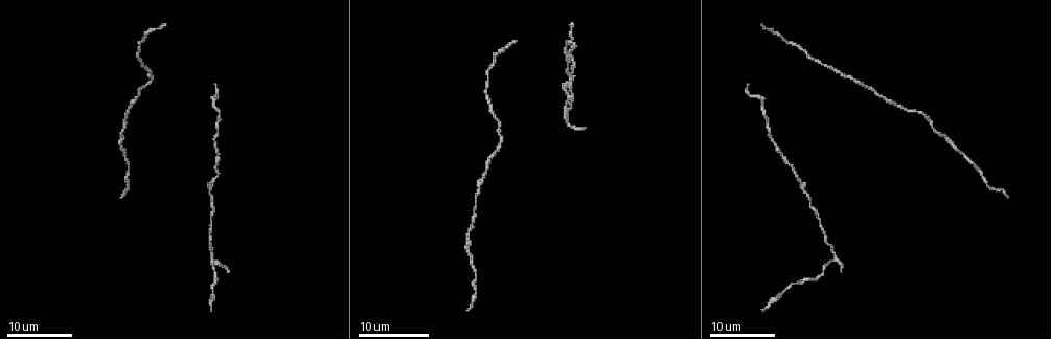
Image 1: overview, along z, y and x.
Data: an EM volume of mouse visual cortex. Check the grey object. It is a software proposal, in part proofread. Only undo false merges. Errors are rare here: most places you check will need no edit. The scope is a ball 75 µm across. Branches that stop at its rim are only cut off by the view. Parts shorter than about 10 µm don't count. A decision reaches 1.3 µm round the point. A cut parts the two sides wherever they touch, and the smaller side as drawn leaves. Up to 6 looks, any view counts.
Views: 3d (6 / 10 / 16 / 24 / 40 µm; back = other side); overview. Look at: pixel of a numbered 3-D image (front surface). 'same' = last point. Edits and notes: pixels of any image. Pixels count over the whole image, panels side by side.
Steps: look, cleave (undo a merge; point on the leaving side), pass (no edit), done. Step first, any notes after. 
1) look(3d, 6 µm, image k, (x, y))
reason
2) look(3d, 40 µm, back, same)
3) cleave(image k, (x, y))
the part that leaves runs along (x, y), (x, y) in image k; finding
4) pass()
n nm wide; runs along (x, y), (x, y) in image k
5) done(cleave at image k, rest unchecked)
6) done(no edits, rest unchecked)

look(3d, 24 µm, image 1, (208, 191))
thick turns thin

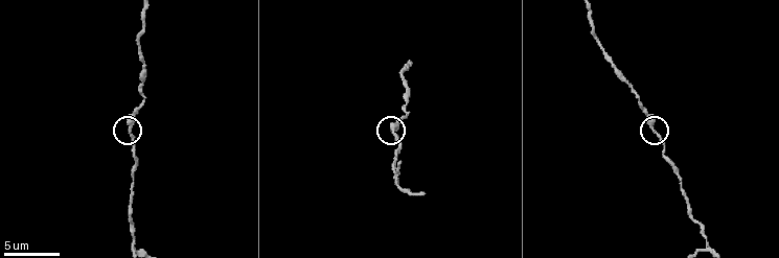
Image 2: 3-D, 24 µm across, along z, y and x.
look(3d, 6 µm, image 2, (653, 129))
closer look

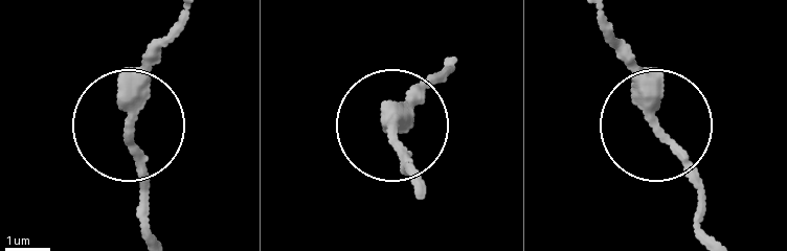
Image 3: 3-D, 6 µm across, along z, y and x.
pass()
runs along (184, 15), (132, 127), (147, 240) in image 3; all the same cell

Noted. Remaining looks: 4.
look(3d, 6 µm, image 2, (395, 182))
three-way junction

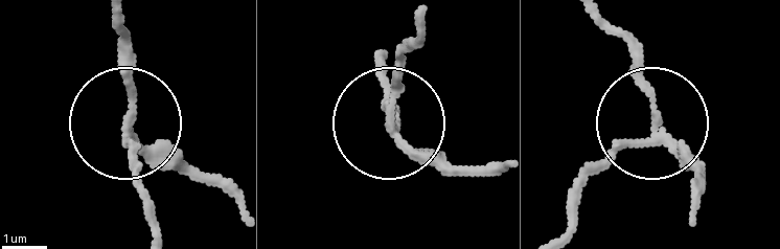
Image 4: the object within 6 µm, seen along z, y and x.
cleave(image 4, (175, 157))
the part that leaves runs along (127, 135), (157, 232) in image 4; a second cell is stuck on

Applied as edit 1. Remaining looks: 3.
look(overview)

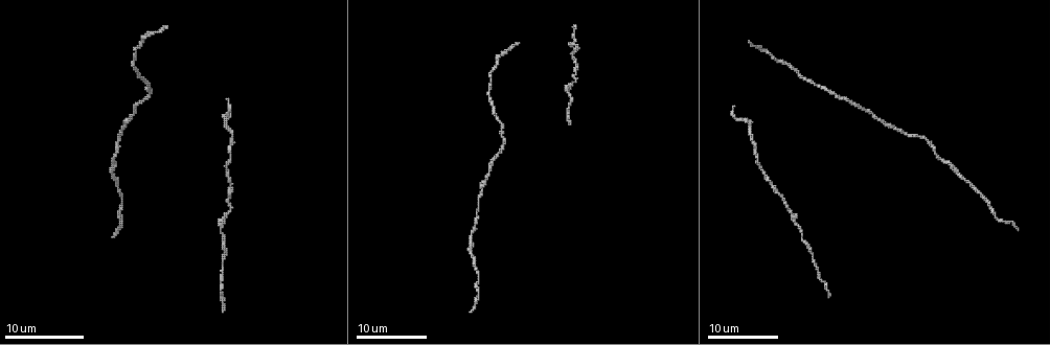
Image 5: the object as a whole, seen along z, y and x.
look(3d, 24 µm, image 5, (470, 241))

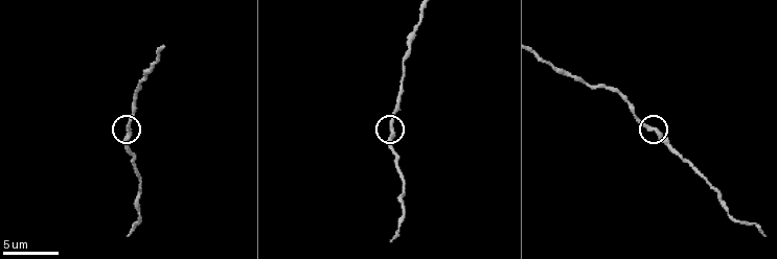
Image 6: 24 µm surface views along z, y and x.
look(3d, 10 µm, image 6, (126, 127))

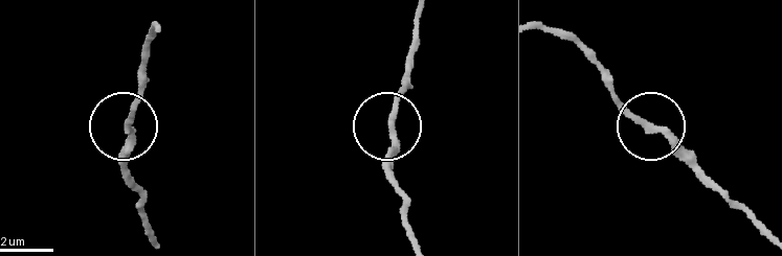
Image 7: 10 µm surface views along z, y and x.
pass()
runs along (157, 23), (144, 57), (144, 91), (124, 126), (124, 169) in image 7; continuous, no second cell

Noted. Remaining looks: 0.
done(cleave at image 4, rest unchecked)

